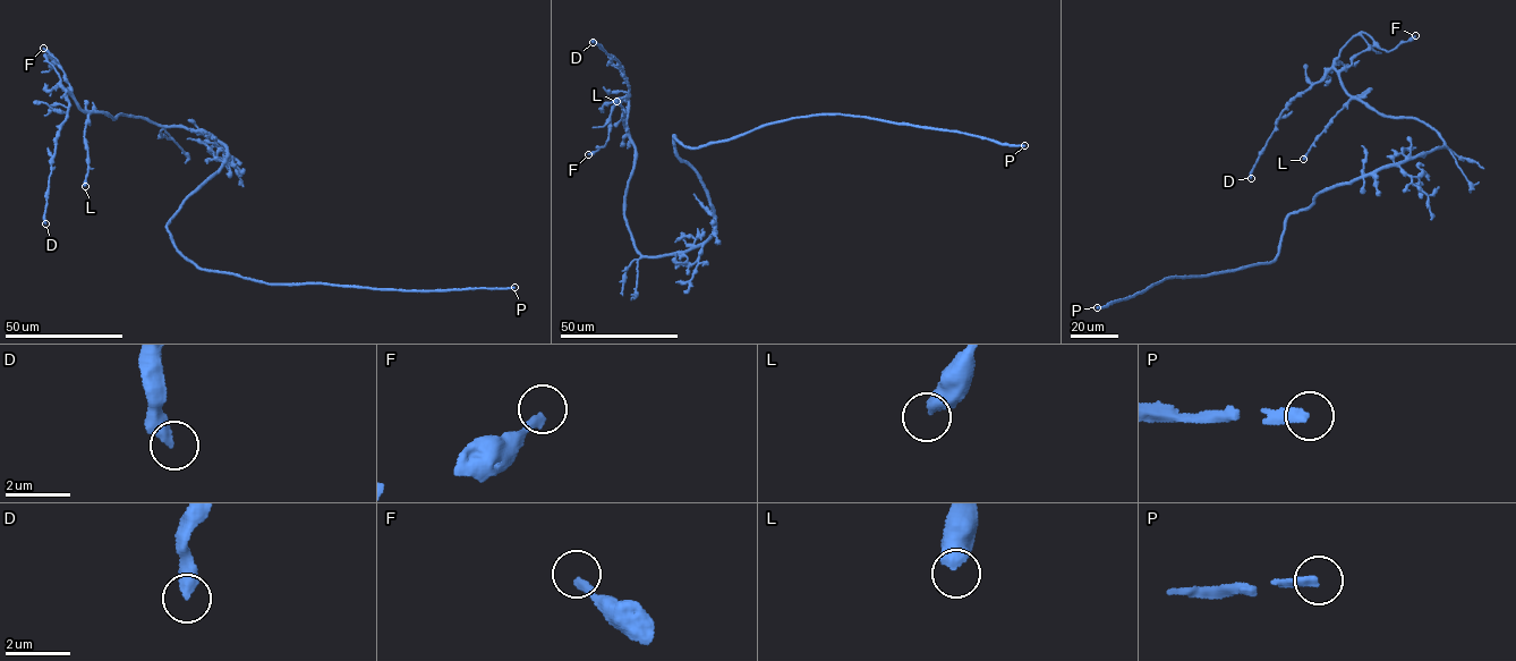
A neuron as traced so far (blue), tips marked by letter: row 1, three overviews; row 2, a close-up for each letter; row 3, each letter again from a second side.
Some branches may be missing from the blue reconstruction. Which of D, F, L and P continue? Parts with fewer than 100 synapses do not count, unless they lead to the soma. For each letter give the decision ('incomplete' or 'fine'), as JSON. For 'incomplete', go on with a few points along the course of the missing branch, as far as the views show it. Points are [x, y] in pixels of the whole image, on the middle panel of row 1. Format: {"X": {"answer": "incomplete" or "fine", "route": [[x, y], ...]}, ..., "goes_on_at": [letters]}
{"D": {"answer": "fine"}, "F": {"answer": "fine"}, "L": {"answer": "fine"}, "P": {"answer": "incomplete"}, "goes_on_at": ["P"]}

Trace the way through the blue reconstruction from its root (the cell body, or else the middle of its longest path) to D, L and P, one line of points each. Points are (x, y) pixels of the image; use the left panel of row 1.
D: (202, 185), (229, 157), (219, 142), (142, 117), (88, 113), (67, 92), (45, 223)
L: (202, 185), (229, 157), (219, 142), (185, 127), (100, 112), (90, 113), (85, 128), (85, 186)
P: (202, 185), (185, 201), (167, 226), (173, 245), (202, 269), (278, 285), (311, 282), (420, 290), (514, 287)

